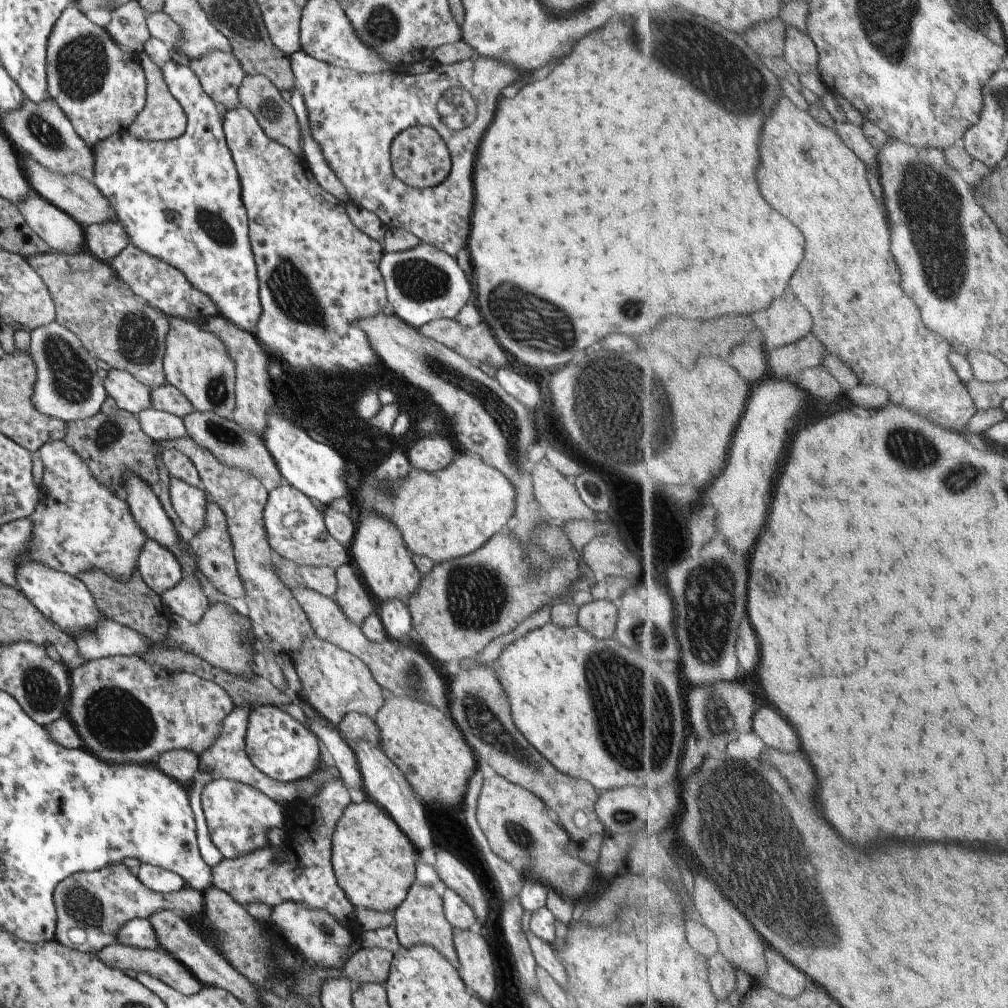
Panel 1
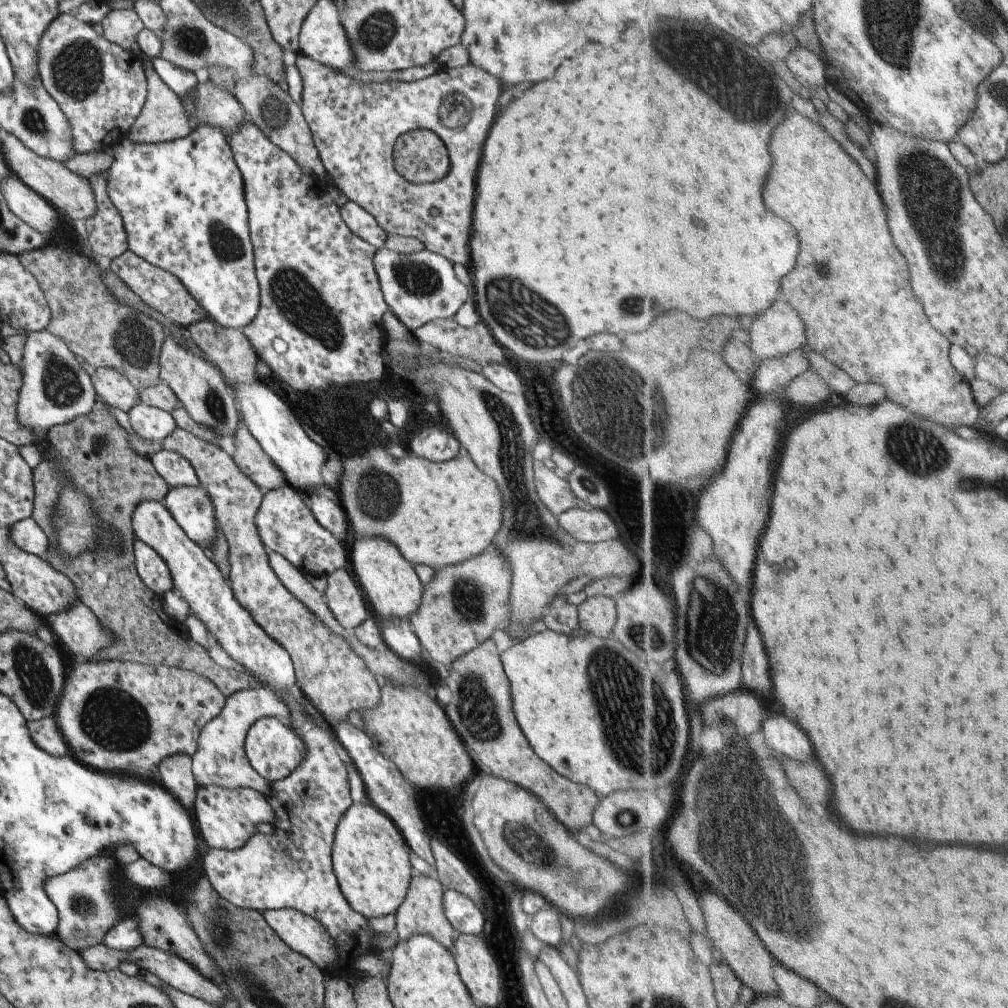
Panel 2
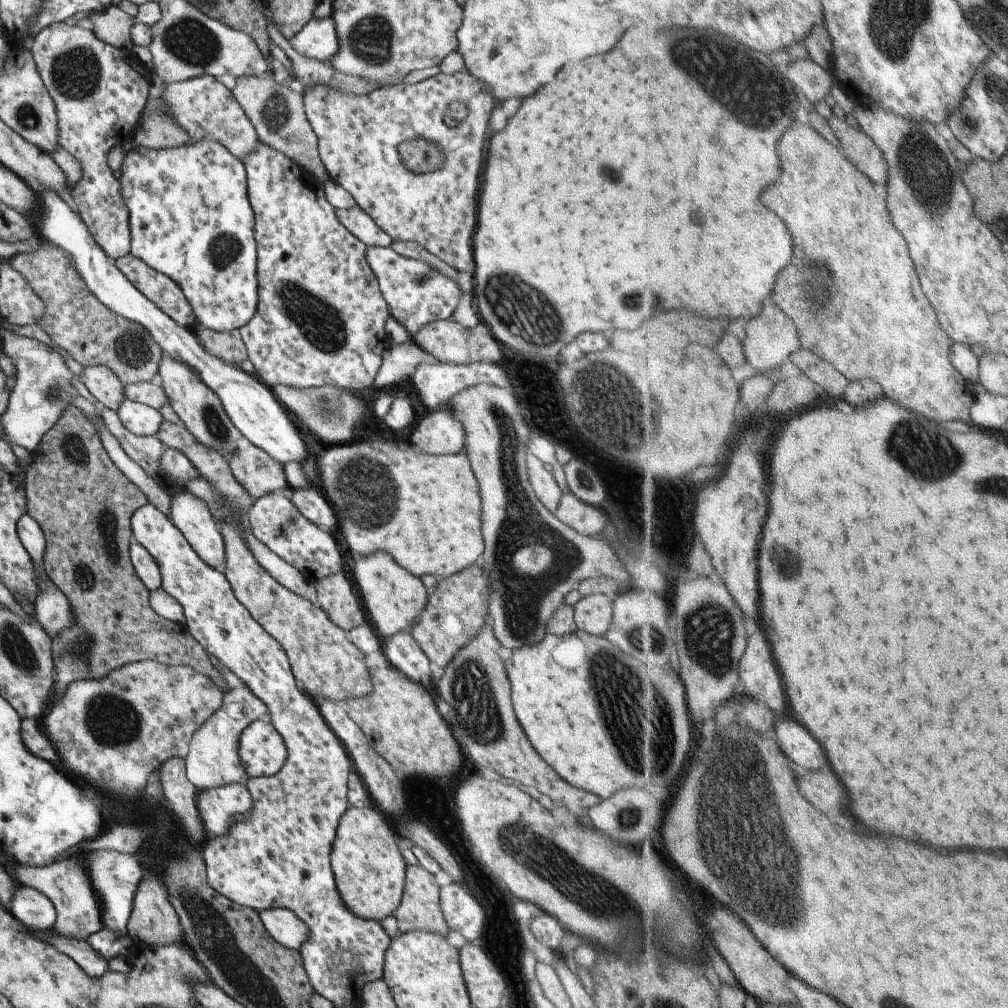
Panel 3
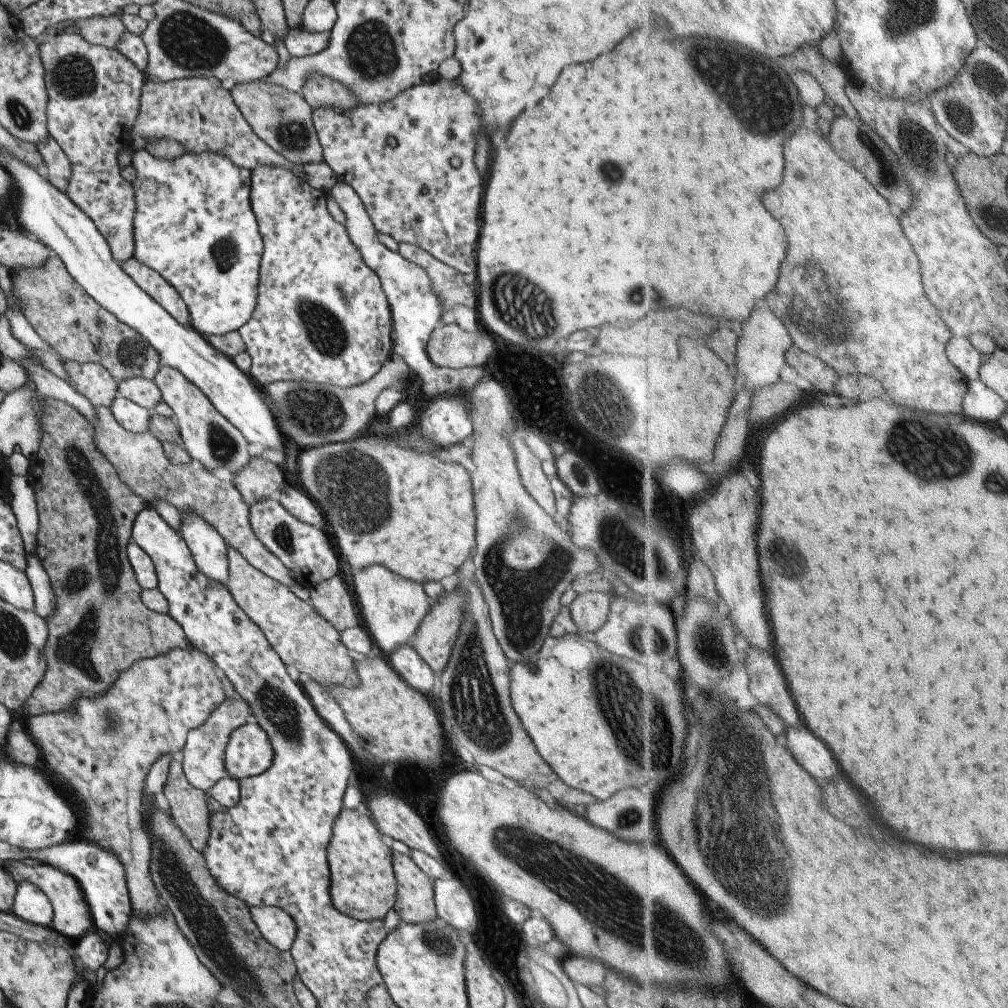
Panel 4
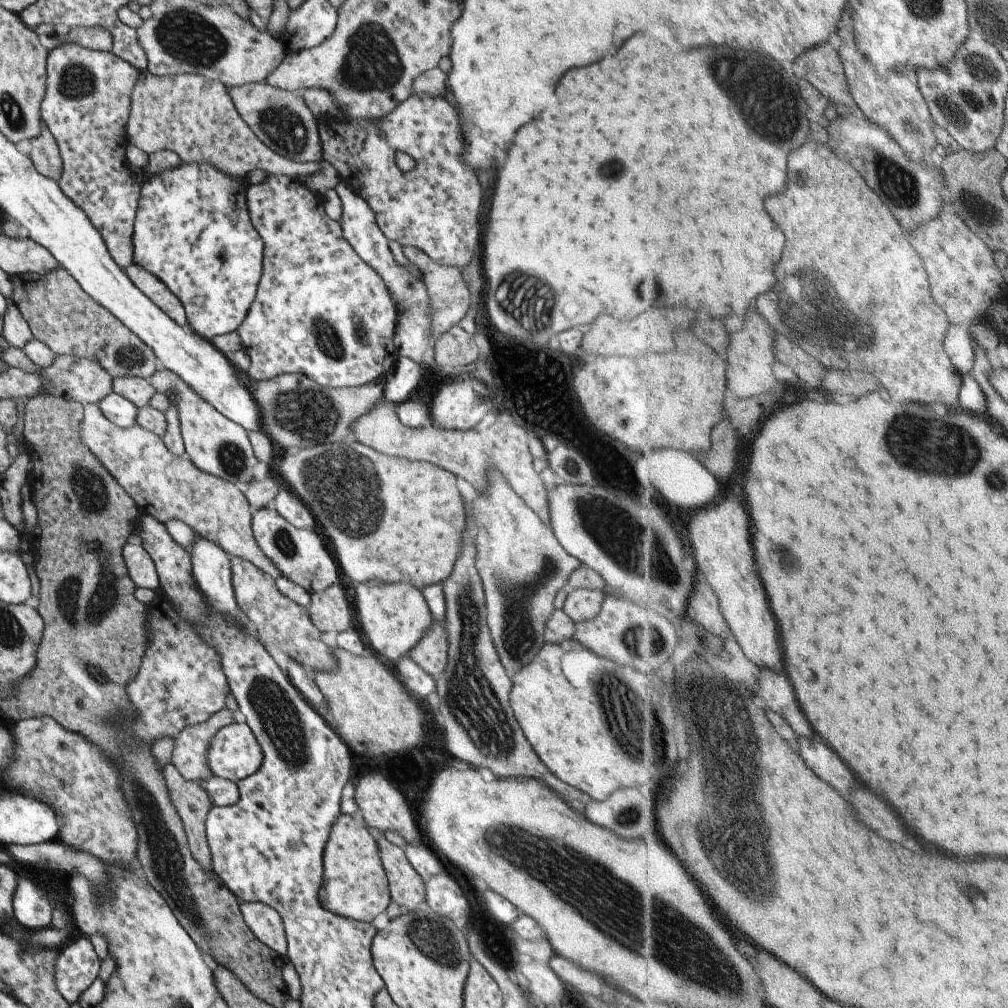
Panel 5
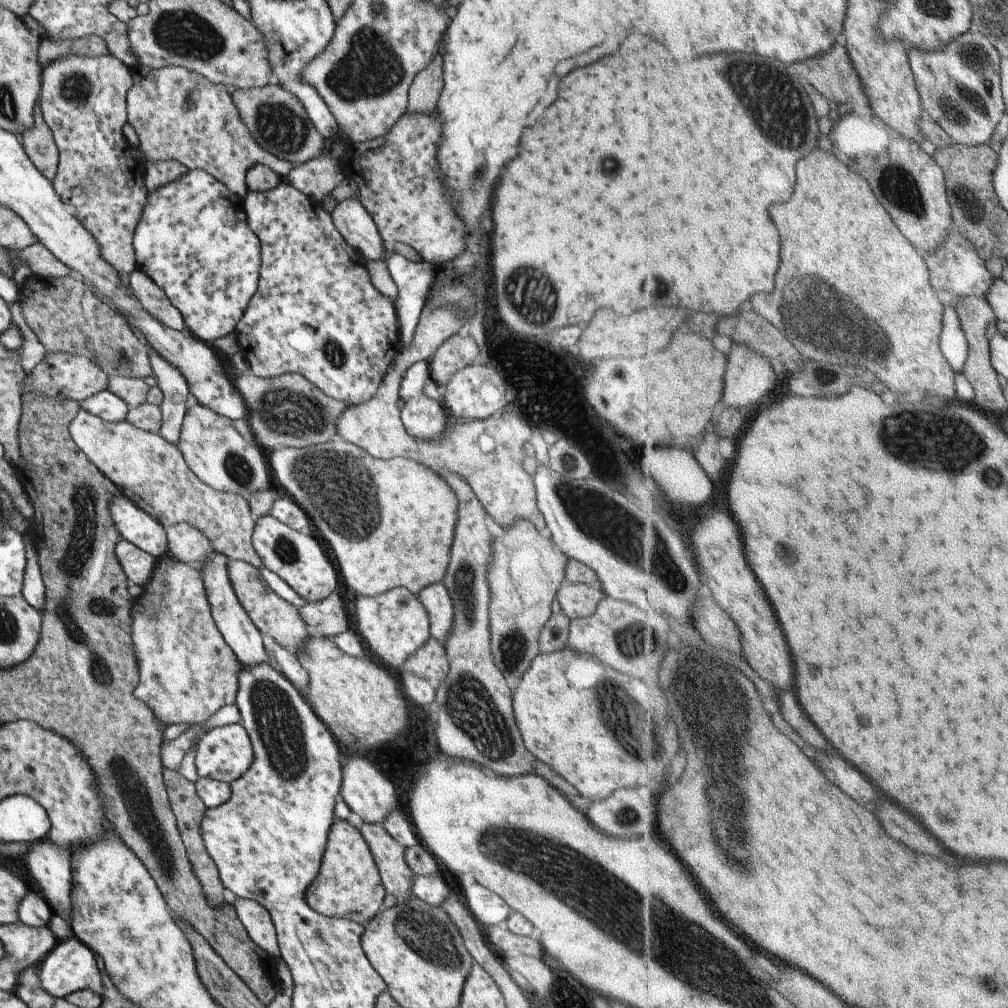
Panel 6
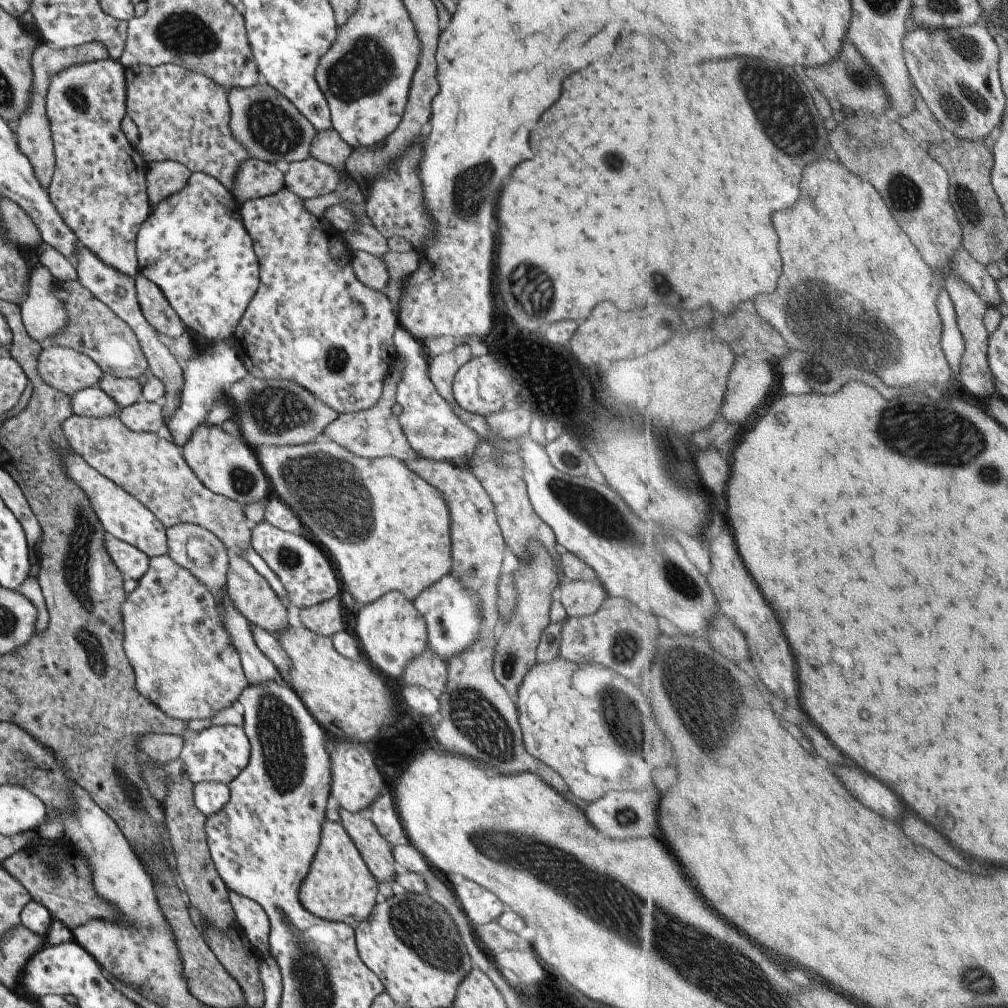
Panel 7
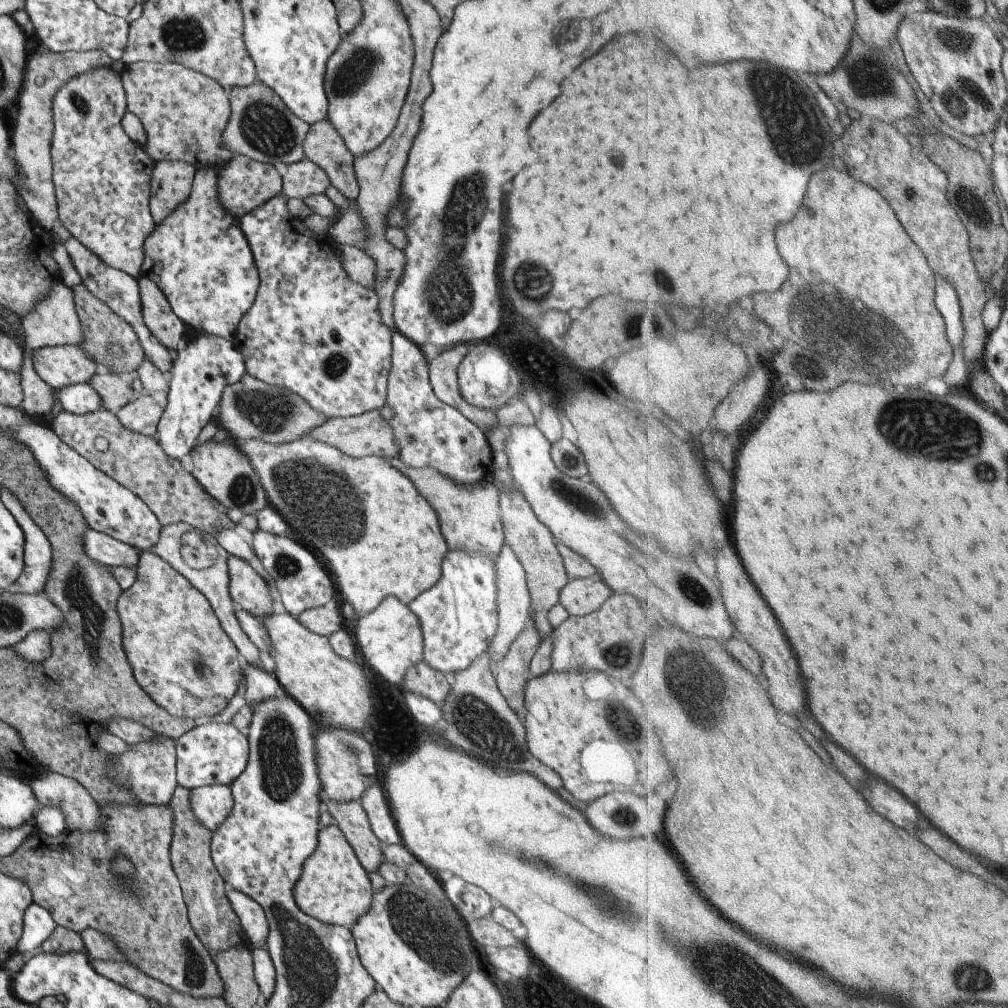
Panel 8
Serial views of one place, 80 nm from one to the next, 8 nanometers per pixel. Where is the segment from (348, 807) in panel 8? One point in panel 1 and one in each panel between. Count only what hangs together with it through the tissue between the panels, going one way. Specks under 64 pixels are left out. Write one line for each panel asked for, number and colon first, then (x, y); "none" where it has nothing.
1: (419, 920)
2: (420, 913)
3: (419, 909)
4: (413, 904)
5: (405, 887)
6: (396, 877)
7: (376, 851)

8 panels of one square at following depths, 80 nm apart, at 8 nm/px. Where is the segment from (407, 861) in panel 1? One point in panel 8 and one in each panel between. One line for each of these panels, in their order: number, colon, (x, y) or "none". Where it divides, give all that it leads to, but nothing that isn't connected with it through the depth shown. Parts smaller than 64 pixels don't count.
2: (369, 857)
3: (368, 868)
4: (361, 885)
5: (353, 886)
6: (348, 885)
7: (338, 887)
8: (333, 887)

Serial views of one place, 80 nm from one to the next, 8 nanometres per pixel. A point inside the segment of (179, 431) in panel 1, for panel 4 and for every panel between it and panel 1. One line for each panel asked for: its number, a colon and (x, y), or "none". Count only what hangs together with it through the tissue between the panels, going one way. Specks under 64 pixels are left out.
2: (153, 424)
3: (139, 419)
4: (133, 418)

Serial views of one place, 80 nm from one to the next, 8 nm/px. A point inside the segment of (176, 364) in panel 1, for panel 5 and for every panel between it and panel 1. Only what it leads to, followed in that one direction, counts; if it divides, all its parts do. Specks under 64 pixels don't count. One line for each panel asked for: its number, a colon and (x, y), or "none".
2: (197, 383)
3: (198, 408)
4: (207, 437)
5: (217, 446)

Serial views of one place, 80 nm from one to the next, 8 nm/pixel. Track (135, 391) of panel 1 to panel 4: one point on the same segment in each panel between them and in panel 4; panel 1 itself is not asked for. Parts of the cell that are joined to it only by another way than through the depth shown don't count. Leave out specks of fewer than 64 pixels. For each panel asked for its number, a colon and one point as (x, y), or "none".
2: (114, 389)
3: (107, 389)
4: (91, 380)

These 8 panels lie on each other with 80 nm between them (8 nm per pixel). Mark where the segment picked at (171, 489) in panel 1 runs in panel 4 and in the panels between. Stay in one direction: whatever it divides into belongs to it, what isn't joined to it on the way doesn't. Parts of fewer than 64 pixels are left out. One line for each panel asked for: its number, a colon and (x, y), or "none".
2: (190, 507)
3: (191, 515)
4: (208, 549)

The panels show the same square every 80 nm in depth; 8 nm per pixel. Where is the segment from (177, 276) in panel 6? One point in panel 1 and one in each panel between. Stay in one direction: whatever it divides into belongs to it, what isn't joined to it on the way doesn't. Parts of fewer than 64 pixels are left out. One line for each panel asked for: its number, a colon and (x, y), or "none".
1: (179, 200)
2: (181, 203)
3: (189, 218)
4: (193, 225)
5: (191, 231)

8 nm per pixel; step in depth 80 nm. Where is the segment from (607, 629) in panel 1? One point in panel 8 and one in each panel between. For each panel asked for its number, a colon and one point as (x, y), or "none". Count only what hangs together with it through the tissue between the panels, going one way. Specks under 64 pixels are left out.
2: (596, 615)
3: (592, 613)
4: (588, 611)
5: (580, 605)
6: (576, 600)
7: (578, 598)
8: (579, 597)

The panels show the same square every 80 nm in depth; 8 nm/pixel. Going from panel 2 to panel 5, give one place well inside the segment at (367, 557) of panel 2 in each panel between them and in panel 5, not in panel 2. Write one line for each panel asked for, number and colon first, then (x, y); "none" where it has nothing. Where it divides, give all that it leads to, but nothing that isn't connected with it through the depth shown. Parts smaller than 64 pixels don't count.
3: (393, 598)
4: (392, 606)
5: (393, 617)

